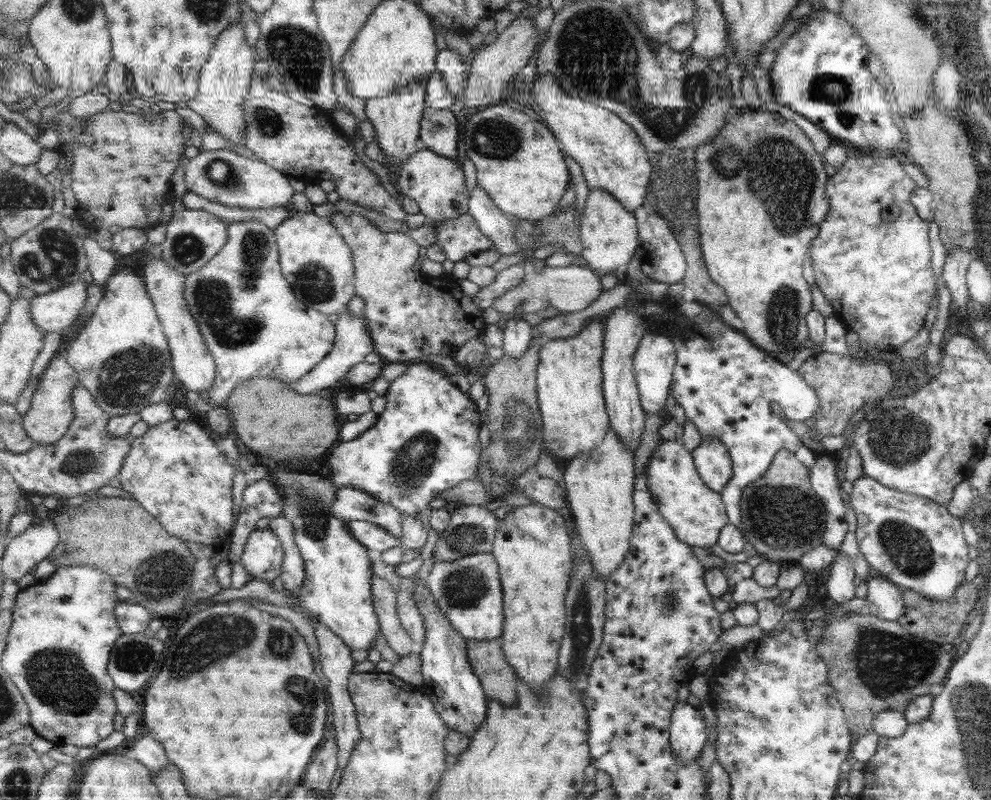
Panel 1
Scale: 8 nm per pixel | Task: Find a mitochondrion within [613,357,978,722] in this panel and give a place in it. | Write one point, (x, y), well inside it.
(888, 664)

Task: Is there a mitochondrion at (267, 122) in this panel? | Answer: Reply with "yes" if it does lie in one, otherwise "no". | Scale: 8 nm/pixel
yes

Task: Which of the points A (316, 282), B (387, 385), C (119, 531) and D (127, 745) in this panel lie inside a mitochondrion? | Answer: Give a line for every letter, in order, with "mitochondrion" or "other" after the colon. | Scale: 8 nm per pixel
A: mitochondrion
B: other
C: other
D: other

